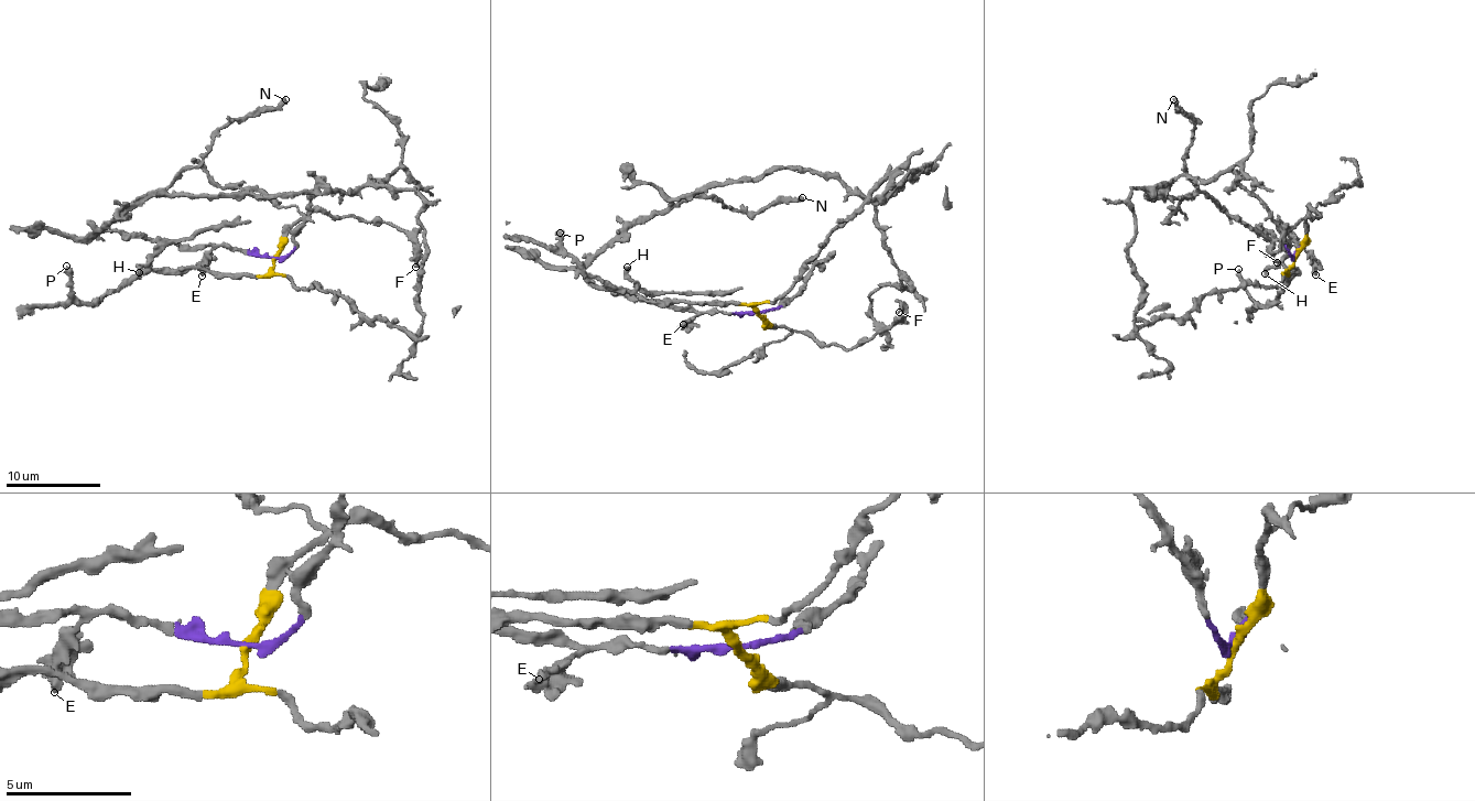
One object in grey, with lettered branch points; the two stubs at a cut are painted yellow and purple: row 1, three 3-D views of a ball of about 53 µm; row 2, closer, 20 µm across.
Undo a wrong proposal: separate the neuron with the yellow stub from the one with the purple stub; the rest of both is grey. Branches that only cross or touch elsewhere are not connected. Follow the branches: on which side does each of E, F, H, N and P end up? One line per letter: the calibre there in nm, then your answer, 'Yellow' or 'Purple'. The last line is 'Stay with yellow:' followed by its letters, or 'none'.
E: Thickness 360 nm. Purple
F: Thickness 240 nm. Yellow
H: Thickness 320 nm. Yellow
N: Thickness 400 nm. Purple
P: Thickness 420 nm. Yellow
Stay with yellow: F, H, P

